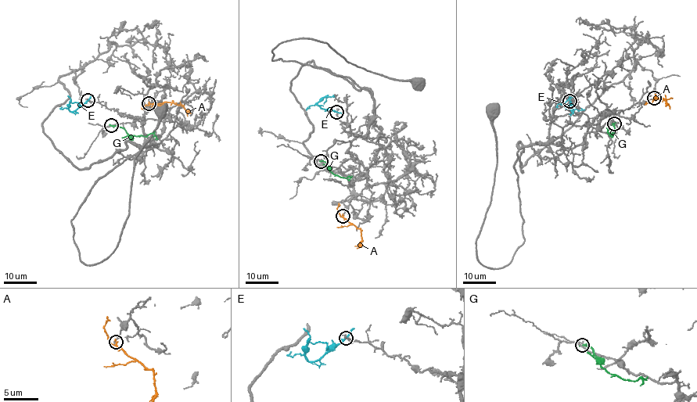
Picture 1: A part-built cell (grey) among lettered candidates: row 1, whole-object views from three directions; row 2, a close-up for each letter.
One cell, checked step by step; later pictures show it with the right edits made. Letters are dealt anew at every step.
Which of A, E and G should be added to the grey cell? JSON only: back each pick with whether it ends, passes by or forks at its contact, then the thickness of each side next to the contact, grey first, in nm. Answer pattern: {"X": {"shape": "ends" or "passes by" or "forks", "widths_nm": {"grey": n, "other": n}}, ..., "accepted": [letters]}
{"accepted": []}

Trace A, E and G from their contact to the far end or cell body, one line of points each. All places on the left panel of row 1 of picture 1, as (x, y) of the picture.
A: (149, 103), (173, 102), (183, 105), (187, 116)
E: (88, 100), (70, 111), (68, 107), (70, 99), (68, 95)
G: (110, 125), (116, 125), (130, 135), (146, 136), (152, 133), (156, 137), (155, 140)

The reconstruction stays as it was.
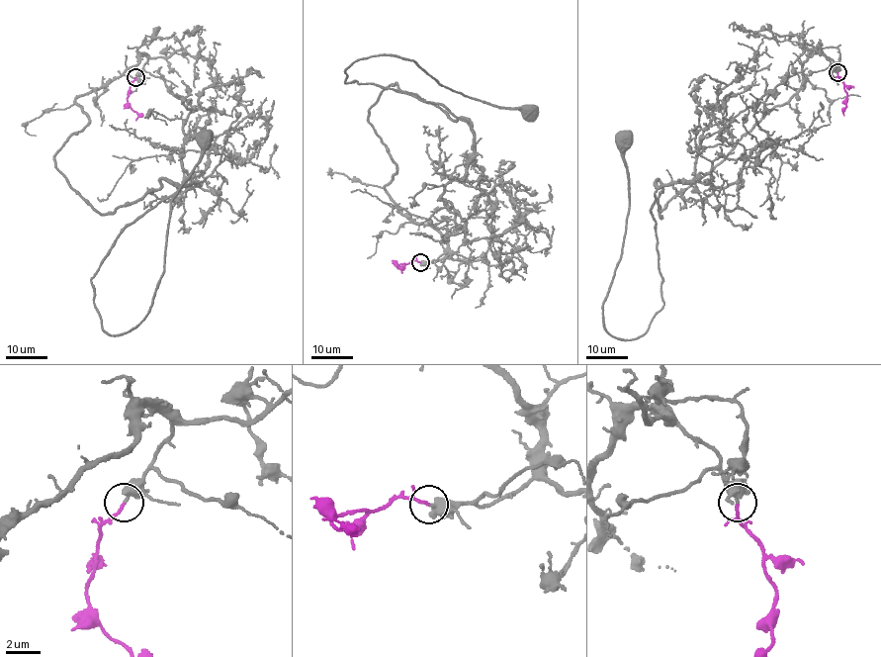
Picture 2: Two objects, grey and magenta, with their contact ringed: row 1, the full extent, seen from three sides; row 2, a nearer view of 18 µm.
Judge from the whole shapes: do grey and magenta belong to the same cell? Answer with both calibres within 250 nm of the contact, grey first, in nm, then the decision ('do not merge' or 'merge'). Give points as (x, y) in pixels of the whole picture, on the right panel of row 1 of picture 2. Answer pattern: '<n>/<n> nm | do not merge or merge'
460/170 nm | merge

